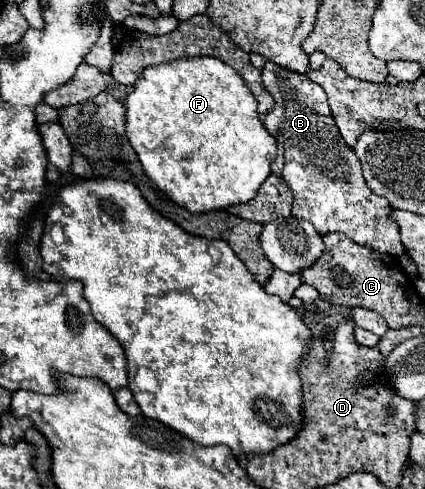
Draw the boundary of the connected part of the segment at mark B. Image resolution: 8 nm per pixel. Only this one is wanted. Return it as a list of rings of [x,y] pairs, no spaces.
[[[266,61],[262,81],[276,101],[272,113],[266,115],[264,125],[284,147],[286,163],[282,177],[294,193],[292,215],[310,221],[320,235],[338,231],[348,235],[354,243],[390,255],[402,255],[404,245],[396,223],[390,219],[392,207],[384,197],[378,197],[368,189],[356,153],[338,133],[326,91],[306,75],[276,67],[272,61]]]

